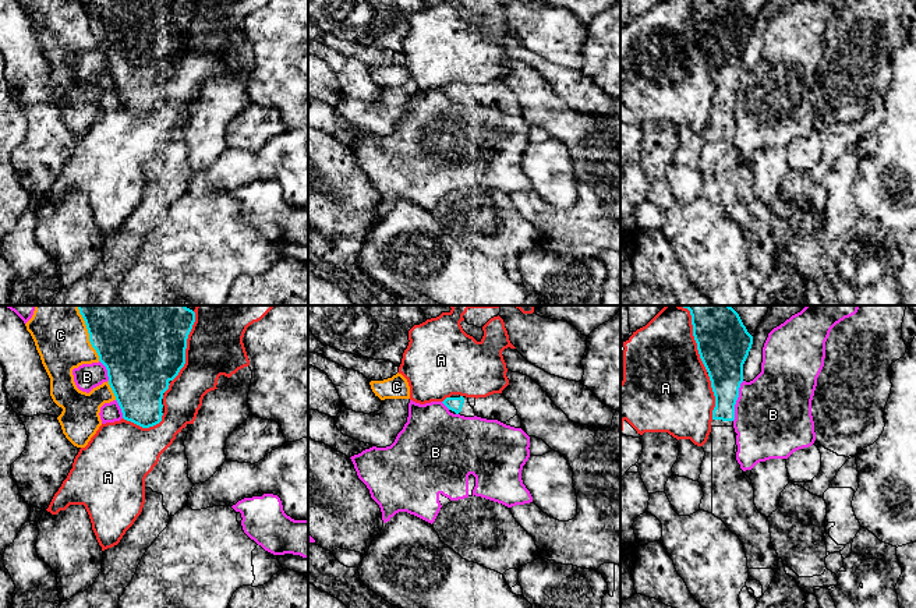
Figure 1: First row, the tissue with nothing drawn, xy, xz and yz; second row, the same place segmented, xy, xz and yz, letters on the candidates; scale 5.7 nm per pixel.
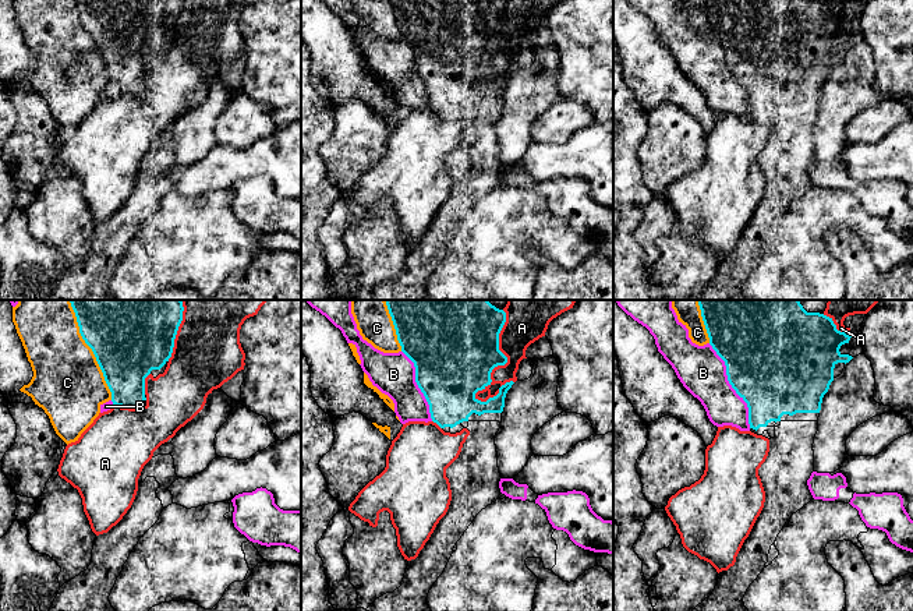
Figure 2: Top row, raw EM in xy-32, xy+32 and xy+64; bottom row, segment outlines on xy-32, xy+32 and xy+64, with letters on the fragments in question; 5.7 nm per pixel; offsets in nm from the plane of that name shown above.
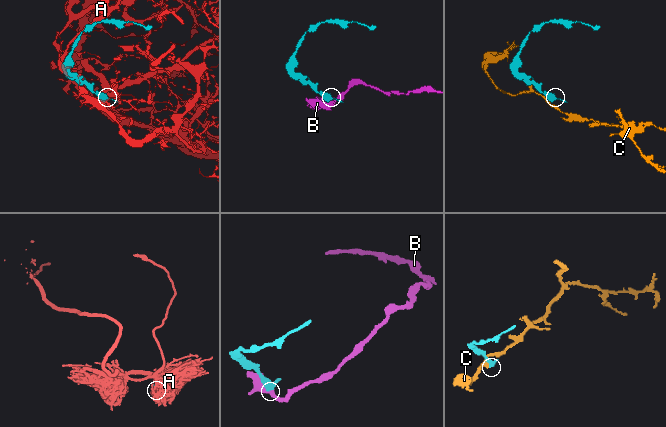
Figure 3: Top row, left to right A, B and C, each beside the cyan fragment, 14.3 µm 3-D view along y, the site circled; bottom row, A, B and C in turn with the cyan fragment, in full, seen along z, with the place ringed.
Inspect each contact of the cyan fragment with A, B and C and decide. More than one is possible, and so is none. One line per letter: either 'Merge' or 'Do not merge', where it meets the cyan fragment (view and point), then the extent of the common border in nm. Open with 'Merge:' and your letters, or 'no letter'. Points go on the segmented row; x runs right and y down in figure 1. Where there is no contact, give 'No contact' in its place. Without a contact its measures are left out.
Merge: no letter
A: Do not merge. Touches cyan at yz (693, 335). Shared border 420 nm
B: Do not merge. Touches cyan at yz (736, 399). Shared border 240 nm
C: Do not merge. Touches cyan at xy (88, 332). Shared border 340 nm

